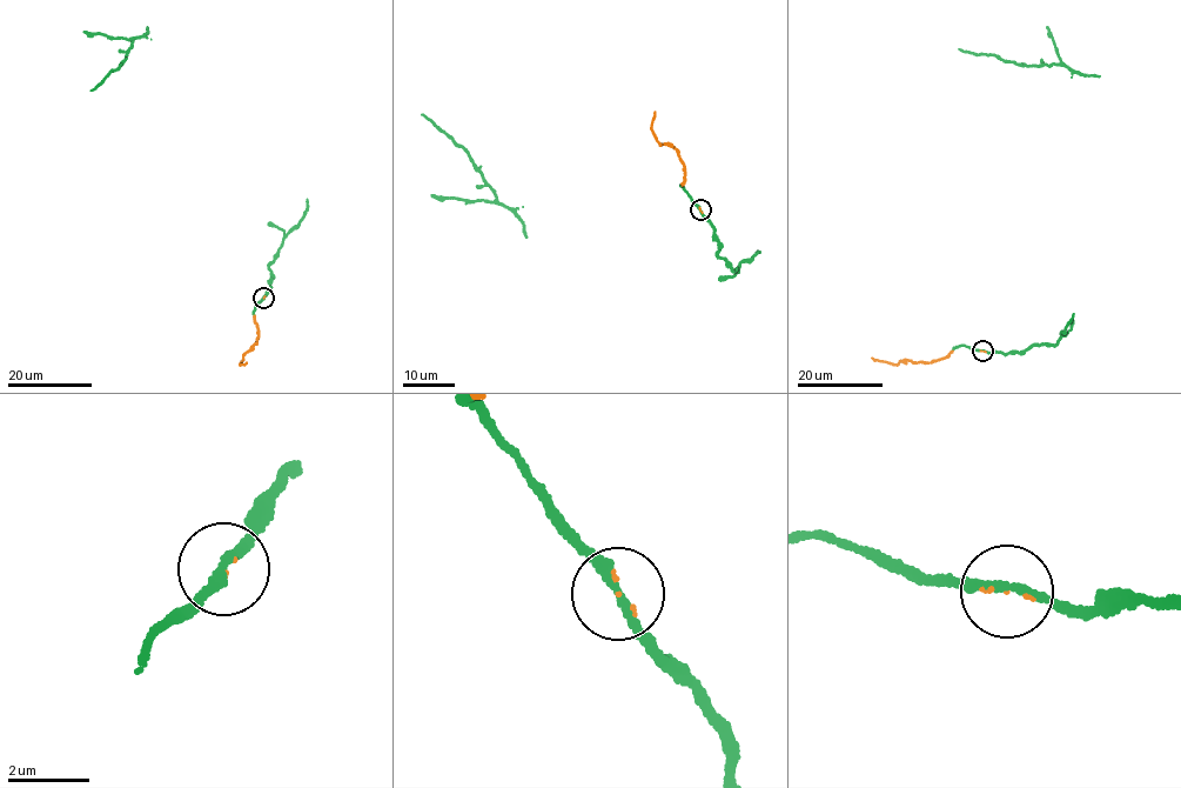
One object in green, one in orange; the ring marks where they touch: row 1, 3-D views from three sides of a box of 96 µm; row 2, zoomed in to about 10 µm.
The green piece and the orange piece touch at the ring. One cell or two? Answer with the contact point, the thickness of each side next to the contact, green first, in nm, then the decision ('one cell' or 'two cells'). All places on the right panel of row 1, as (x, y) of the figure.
place (982, 351); calibres 240 and 60 nm; one cell

